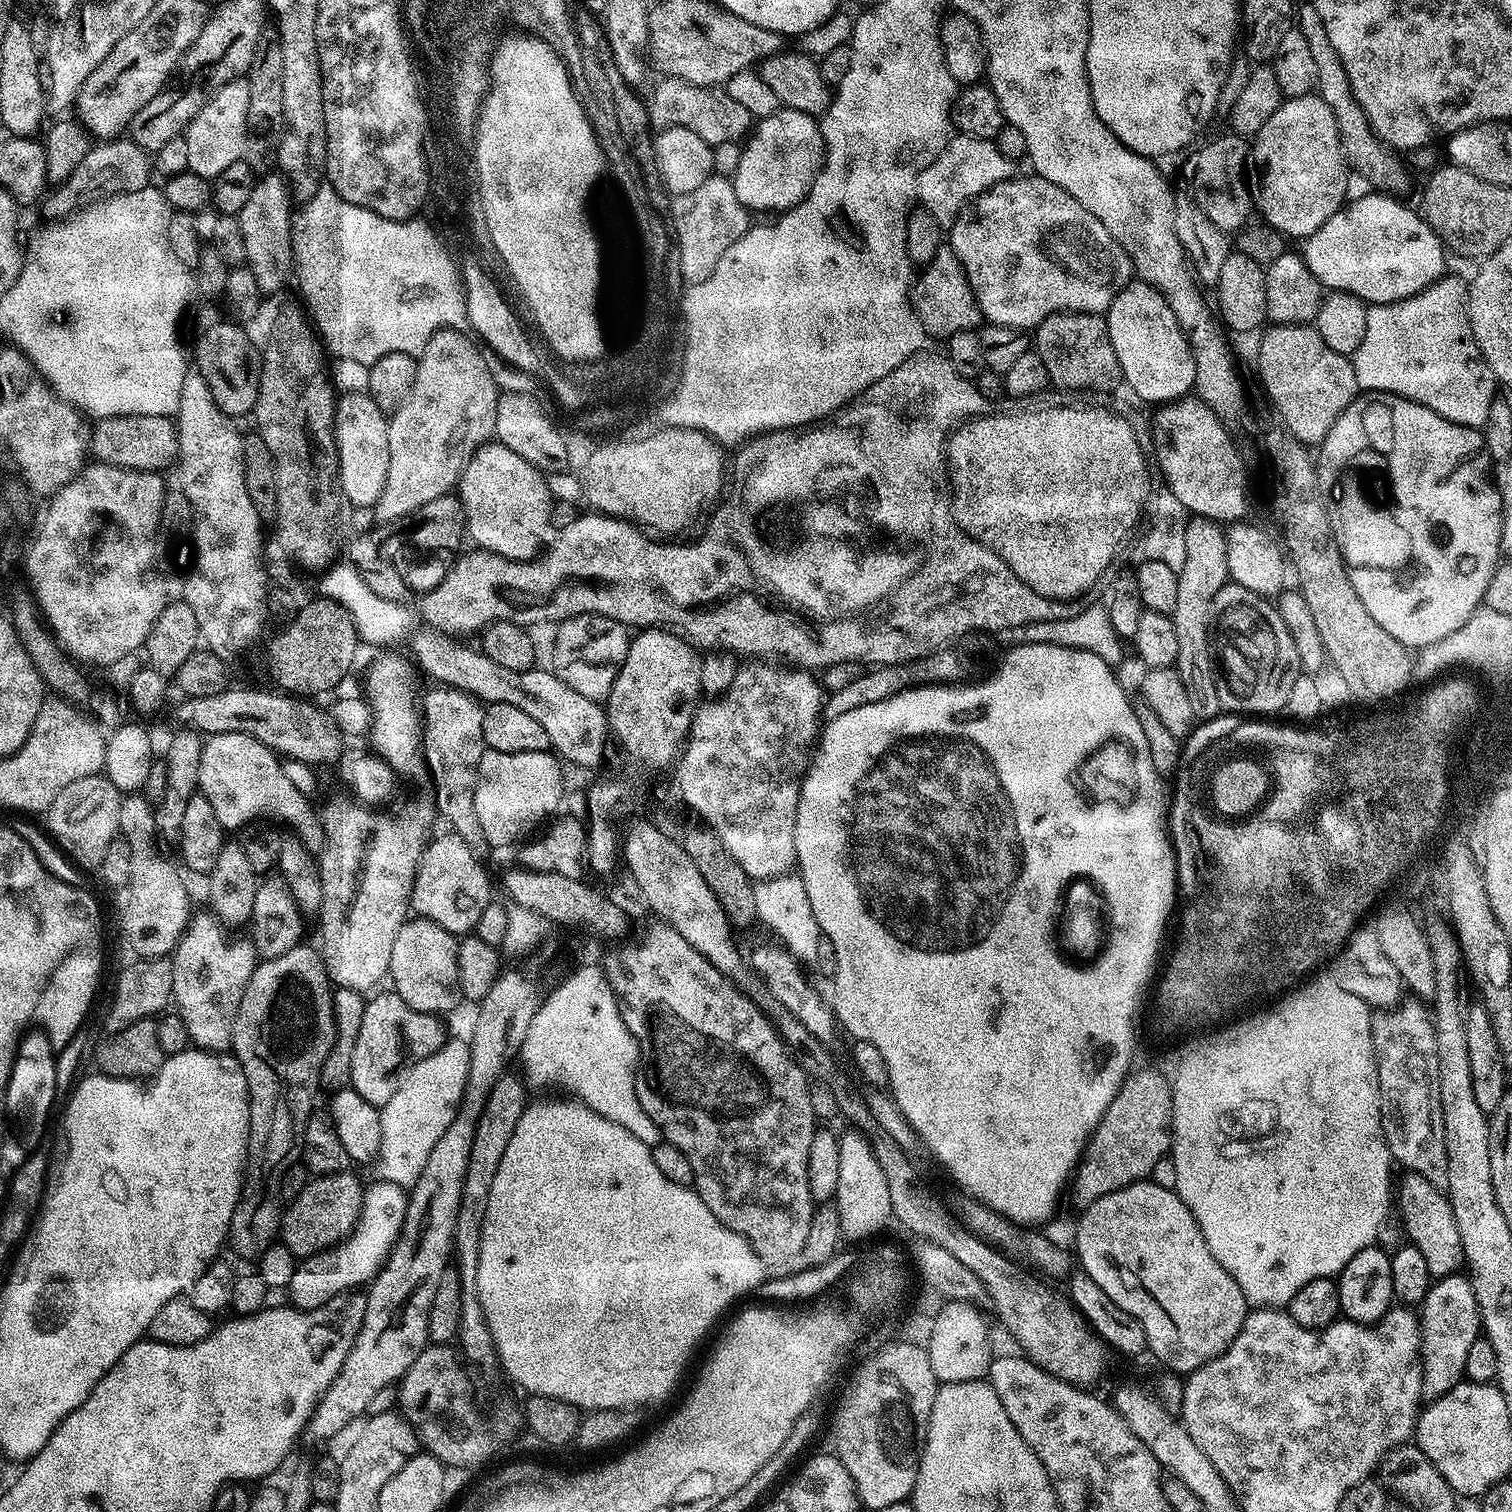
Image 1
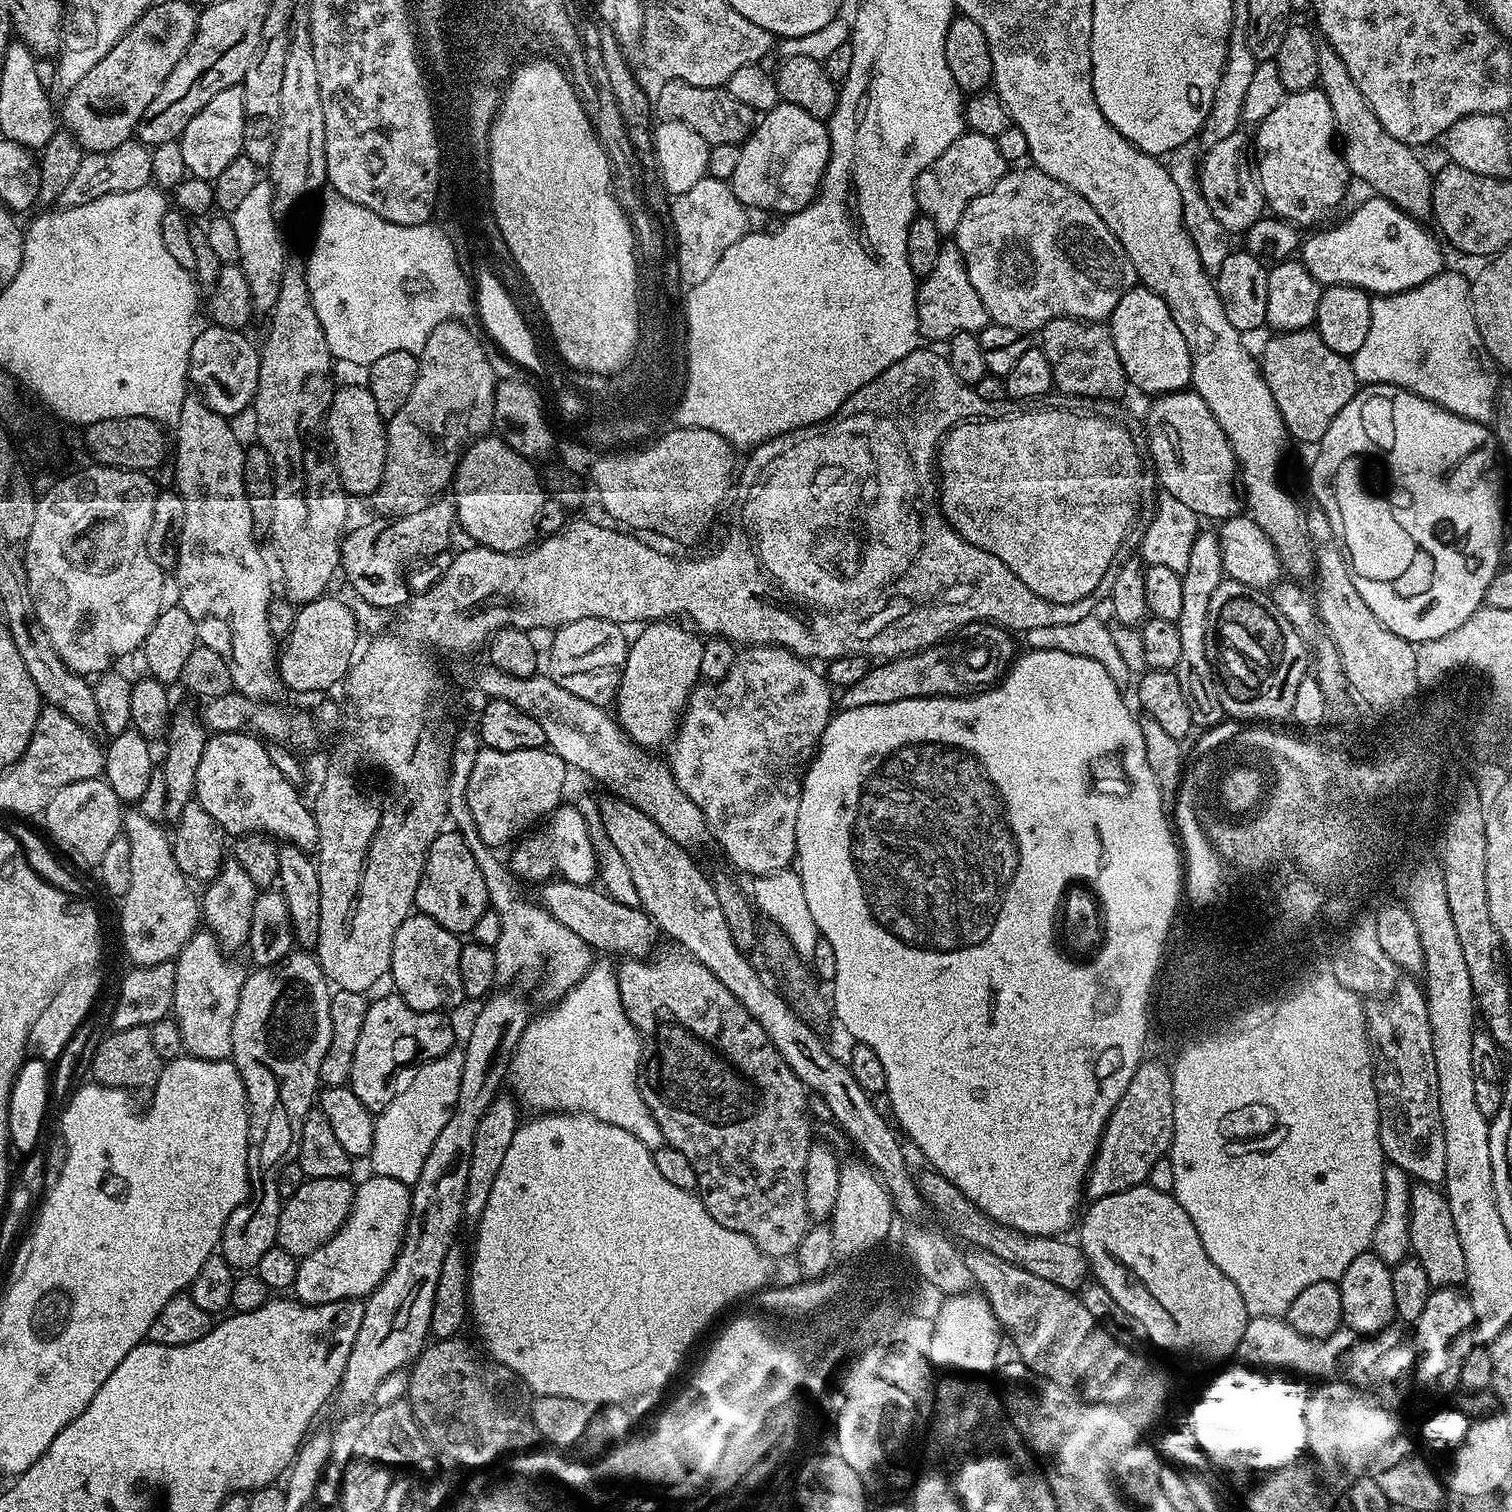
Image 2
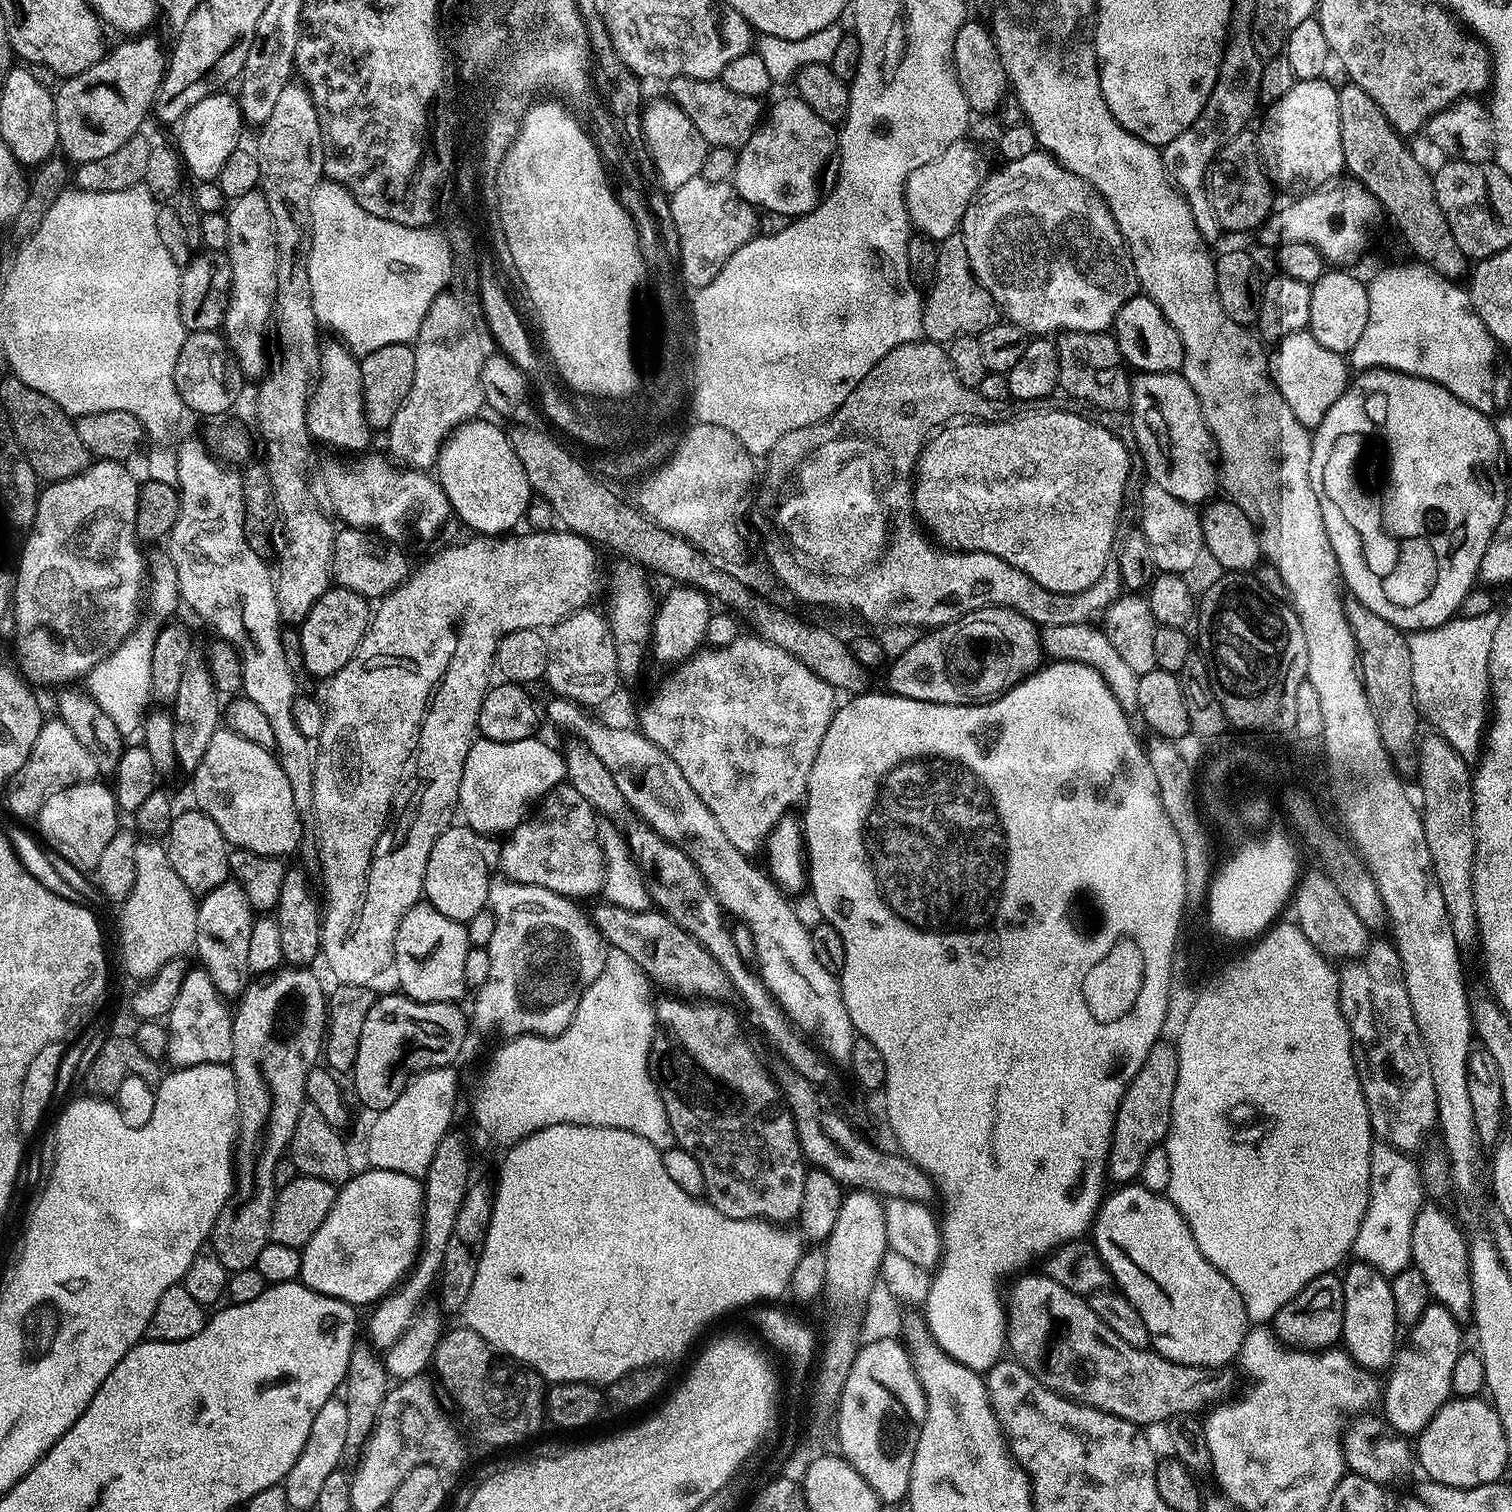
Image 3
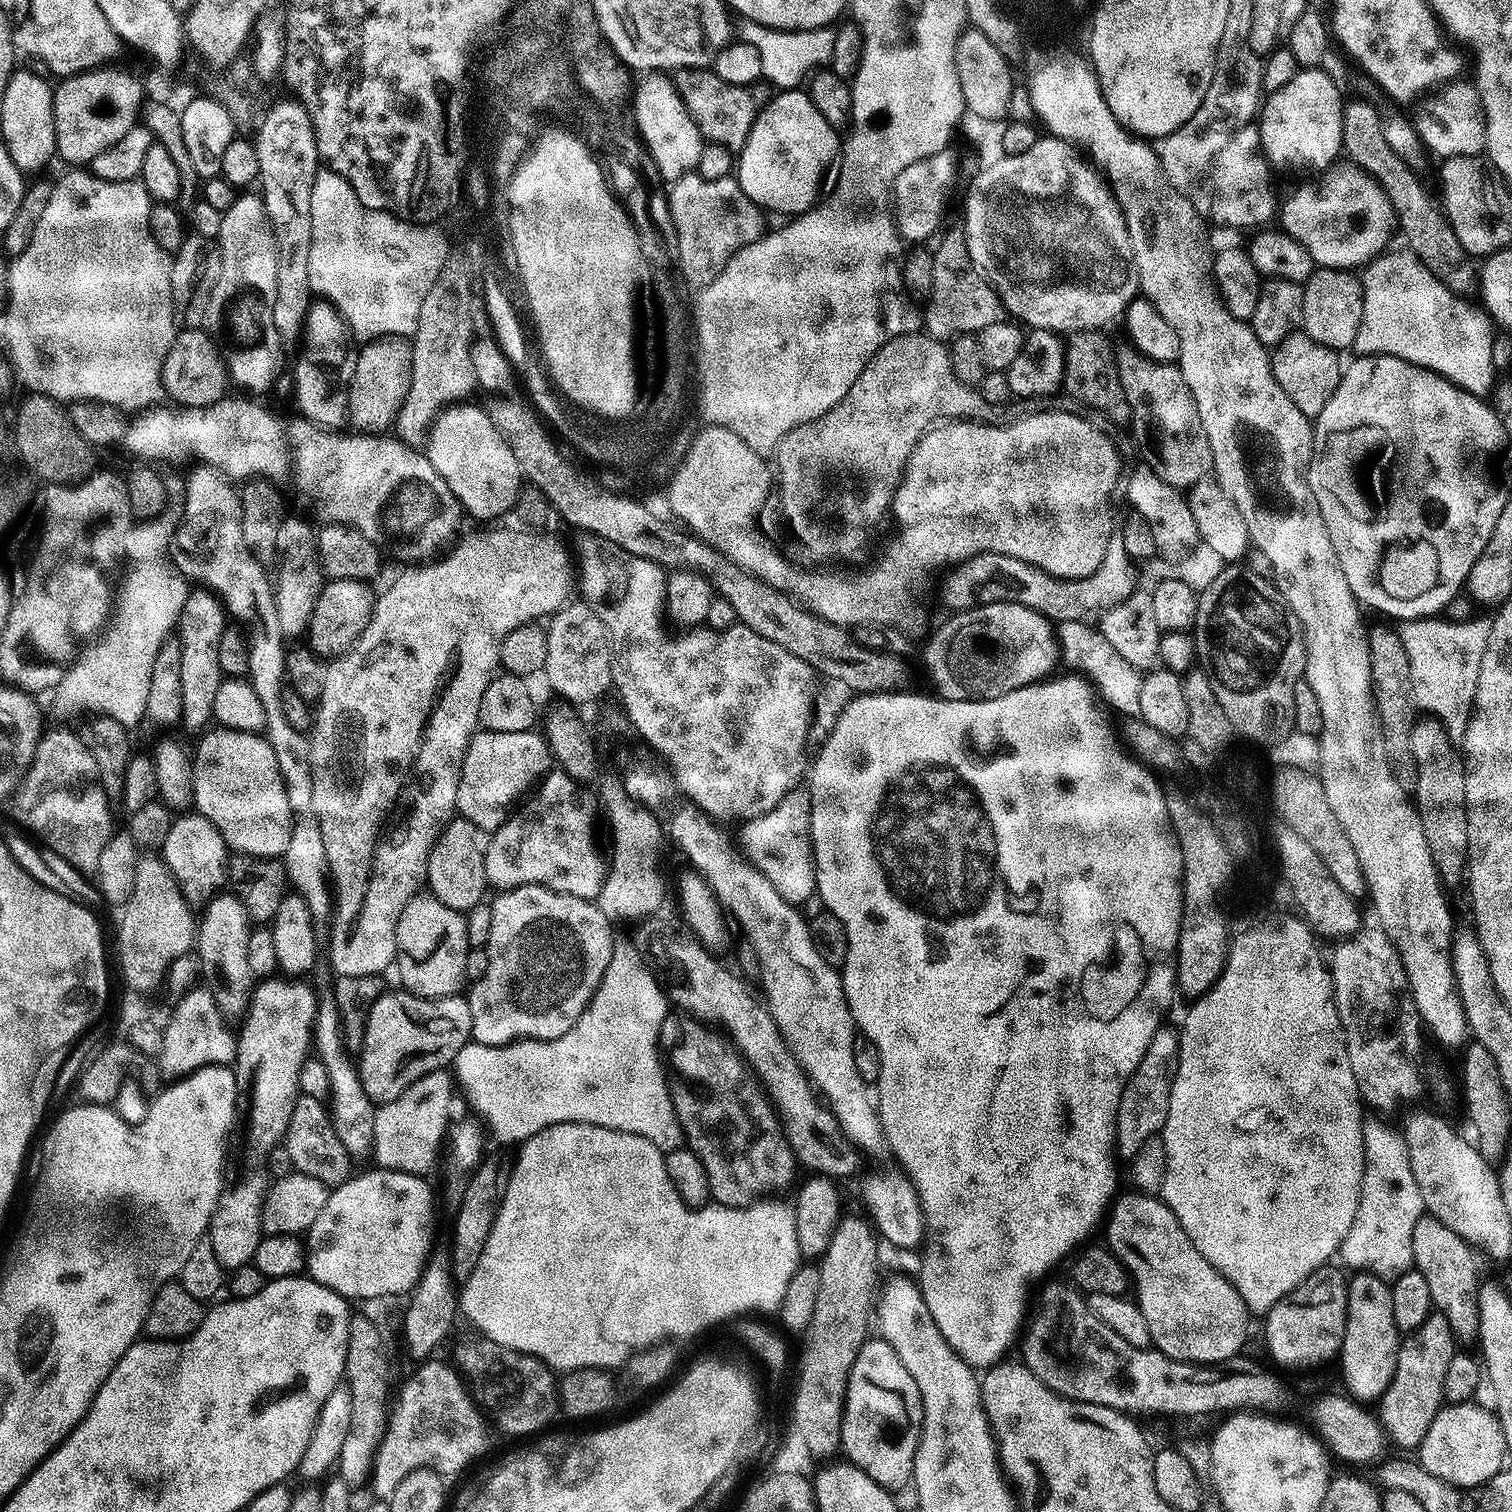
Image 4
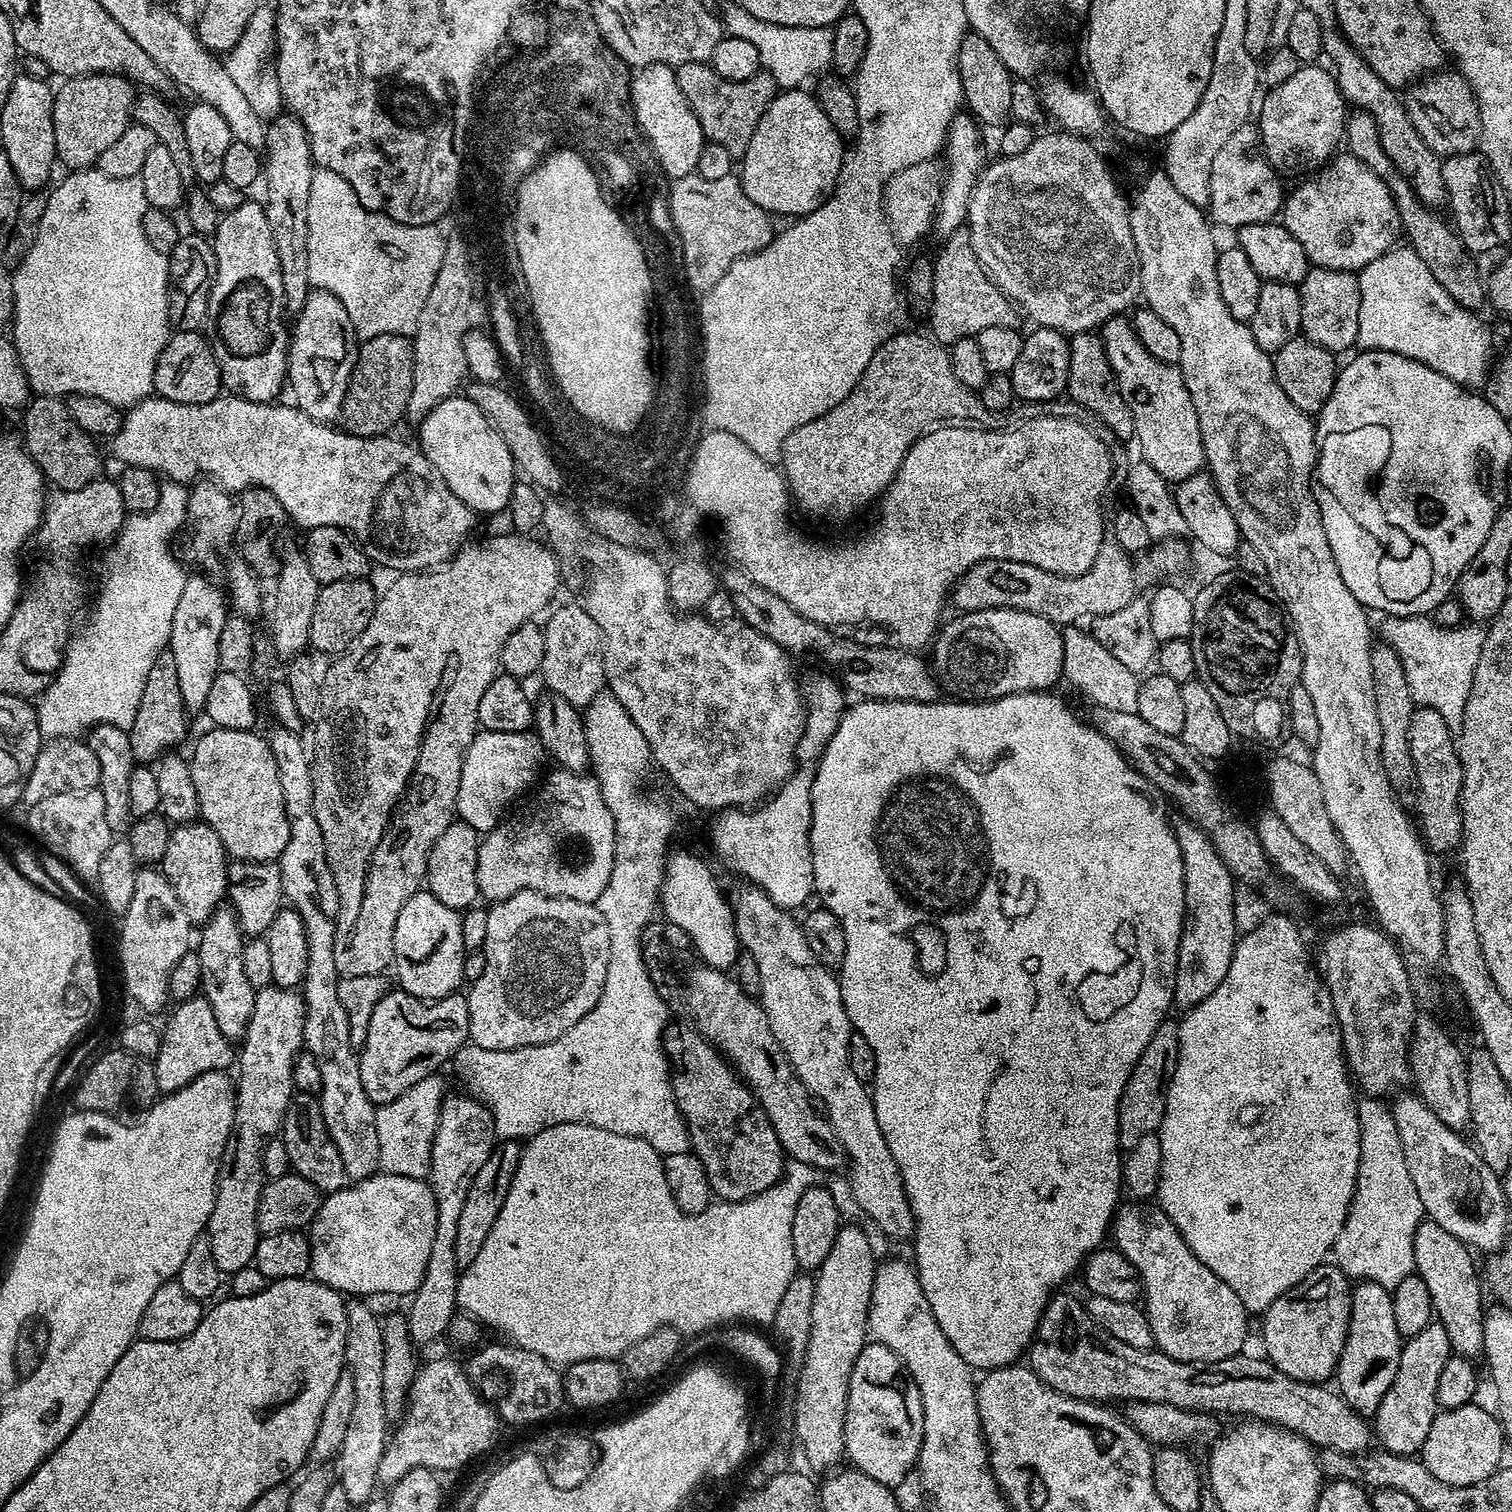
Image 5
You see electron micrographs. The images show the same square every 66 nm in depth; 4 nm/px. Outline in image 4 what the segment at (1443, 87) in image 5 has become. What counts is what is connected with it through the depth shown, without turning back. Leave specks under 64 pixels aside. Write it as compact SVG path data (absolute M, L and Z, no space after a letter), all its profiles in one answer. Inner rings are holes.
M1451 83L1443 87L1441 92L1433 95L1428 106L1421 110L1420 121L1416 120L1414 127L1420 133L1420 143L1425 149L1429 148L1439 158L1449 156L1480 156L1485 151L1486 122L1484 107L1480 94L1471 83ZM1436 96L1436 97L1435 97Z

